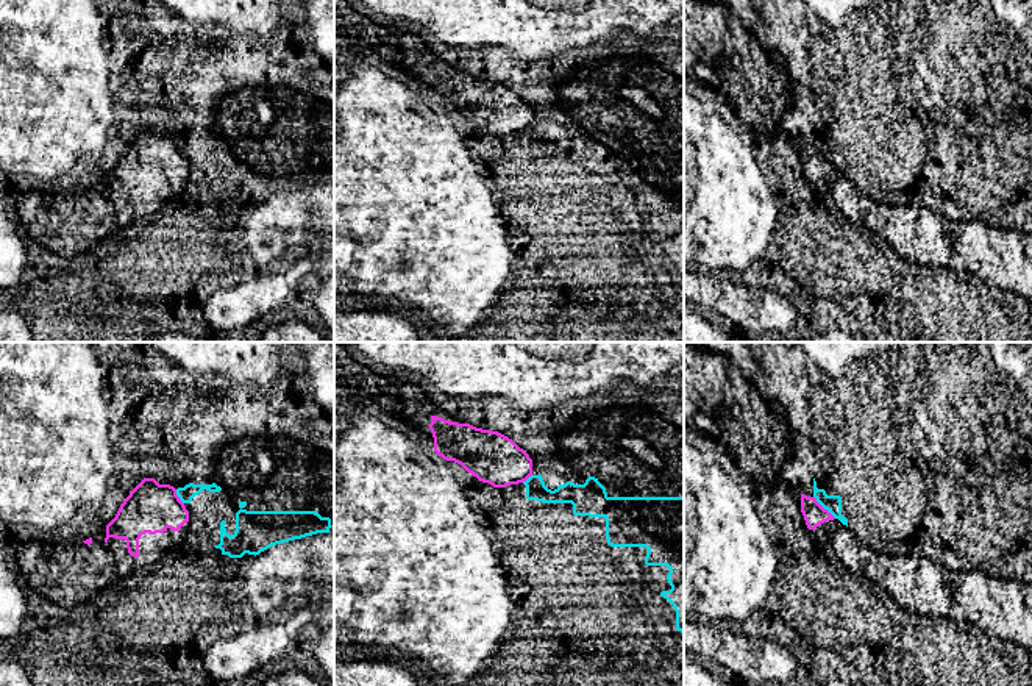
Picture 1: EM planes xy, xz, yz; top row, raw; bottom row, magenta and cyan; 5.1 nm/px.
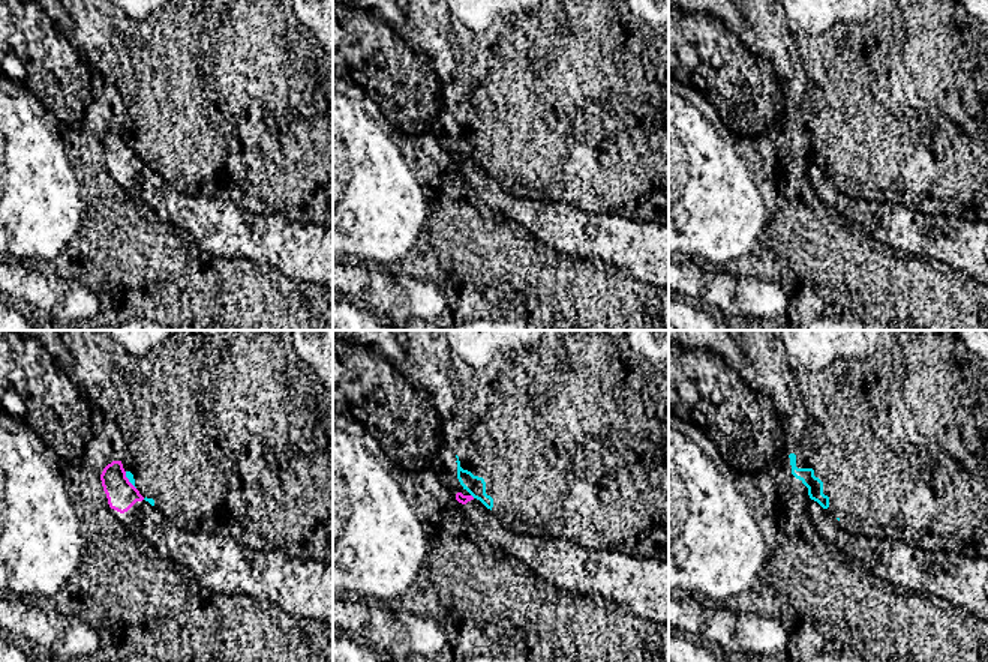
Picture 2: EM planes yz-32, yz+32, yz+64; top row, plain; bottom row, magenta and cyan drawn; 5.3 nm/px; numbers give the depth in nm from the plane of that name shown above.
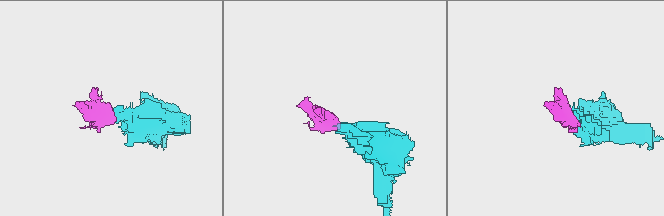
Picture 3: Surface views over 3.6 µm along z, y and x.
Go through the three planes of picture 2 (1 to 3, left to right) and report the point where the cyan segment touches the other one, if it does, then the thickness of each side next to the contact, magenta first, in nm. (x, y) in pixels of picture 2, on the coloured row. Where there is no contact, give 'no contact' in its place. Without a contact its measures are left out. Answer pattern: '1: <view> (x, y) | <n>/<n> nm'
1: yz-32 (128, 481) | 160/40 nm
2: no contact
3: no contact

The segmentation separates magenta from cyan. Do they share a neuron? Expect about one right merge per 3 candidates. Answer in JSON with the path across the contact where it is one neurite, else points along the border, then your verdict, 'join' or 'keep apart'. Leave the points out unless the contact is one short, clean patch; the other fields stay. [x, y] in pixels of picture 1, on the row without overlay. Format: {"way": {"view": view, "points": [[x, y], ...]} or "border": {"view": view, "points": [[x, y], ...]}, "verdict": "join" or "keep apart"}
{"border": {"view": "yz", "points": [[814, 146], [836, 167]]}, "verdict": "keep apart"}

